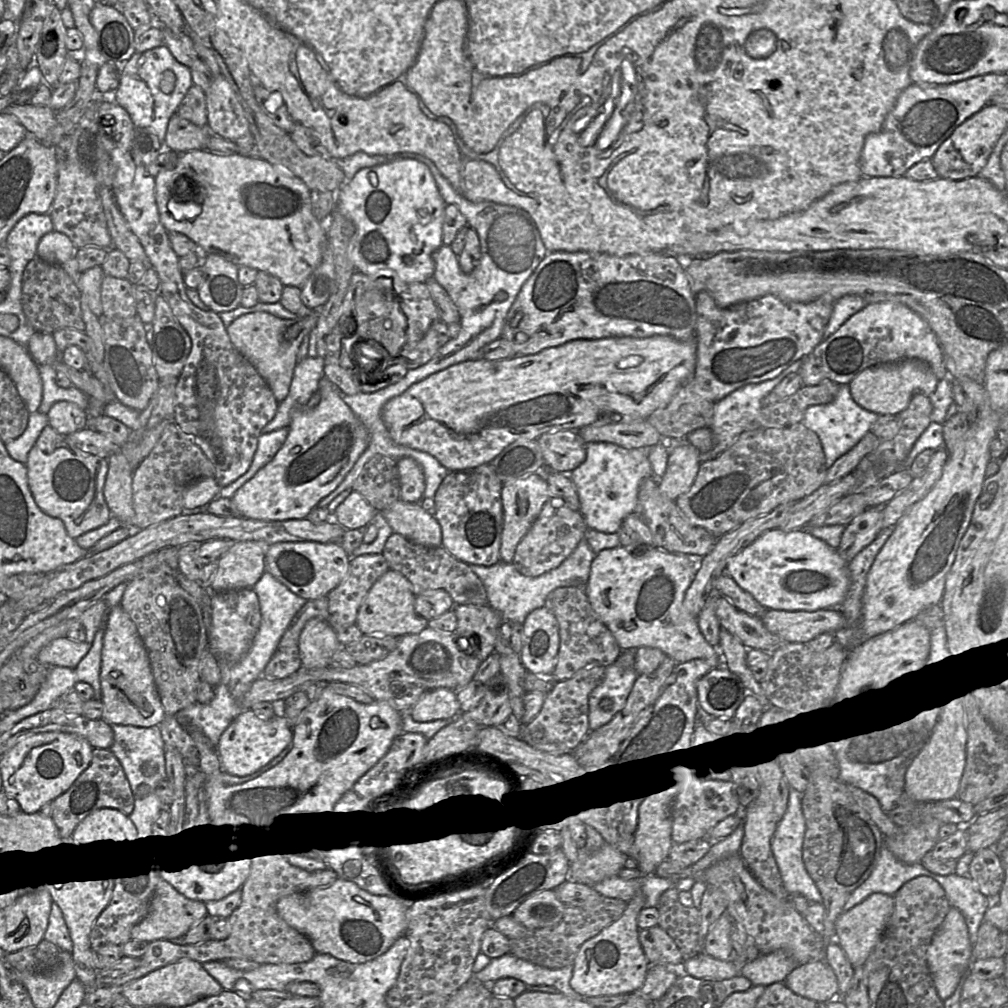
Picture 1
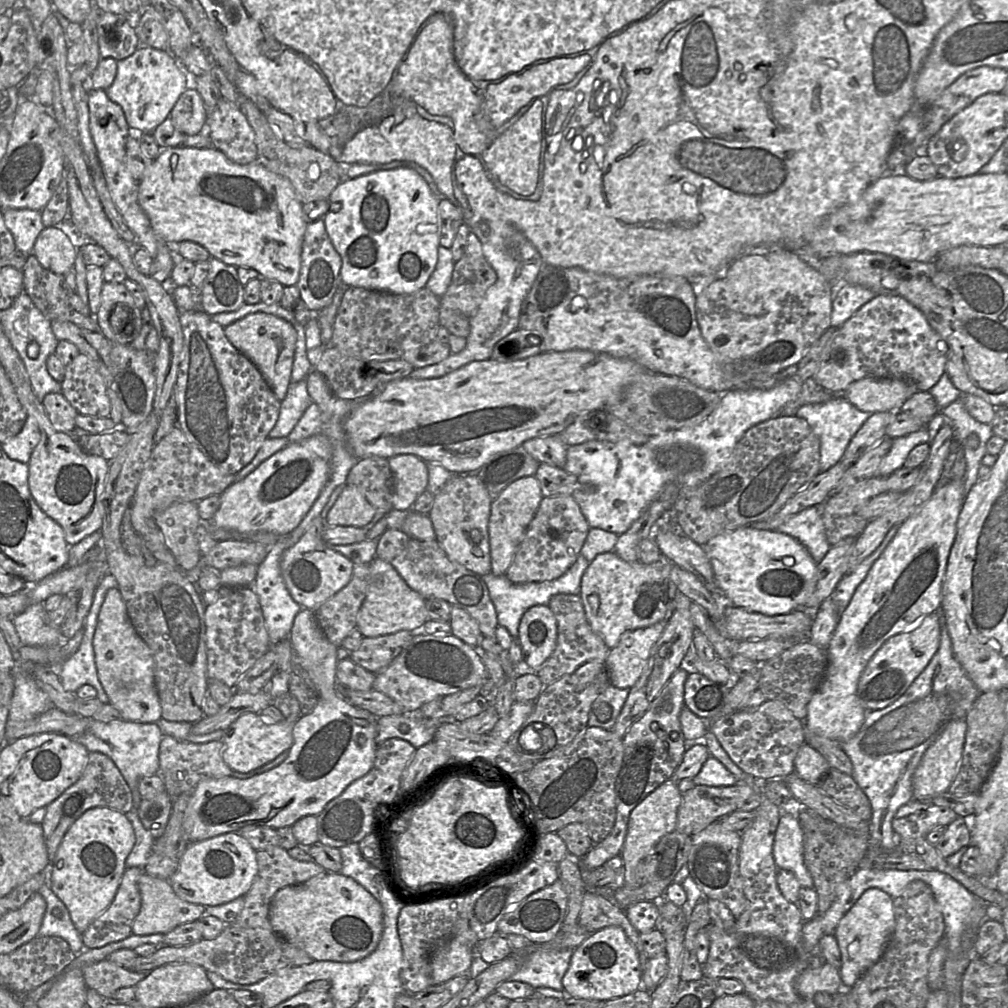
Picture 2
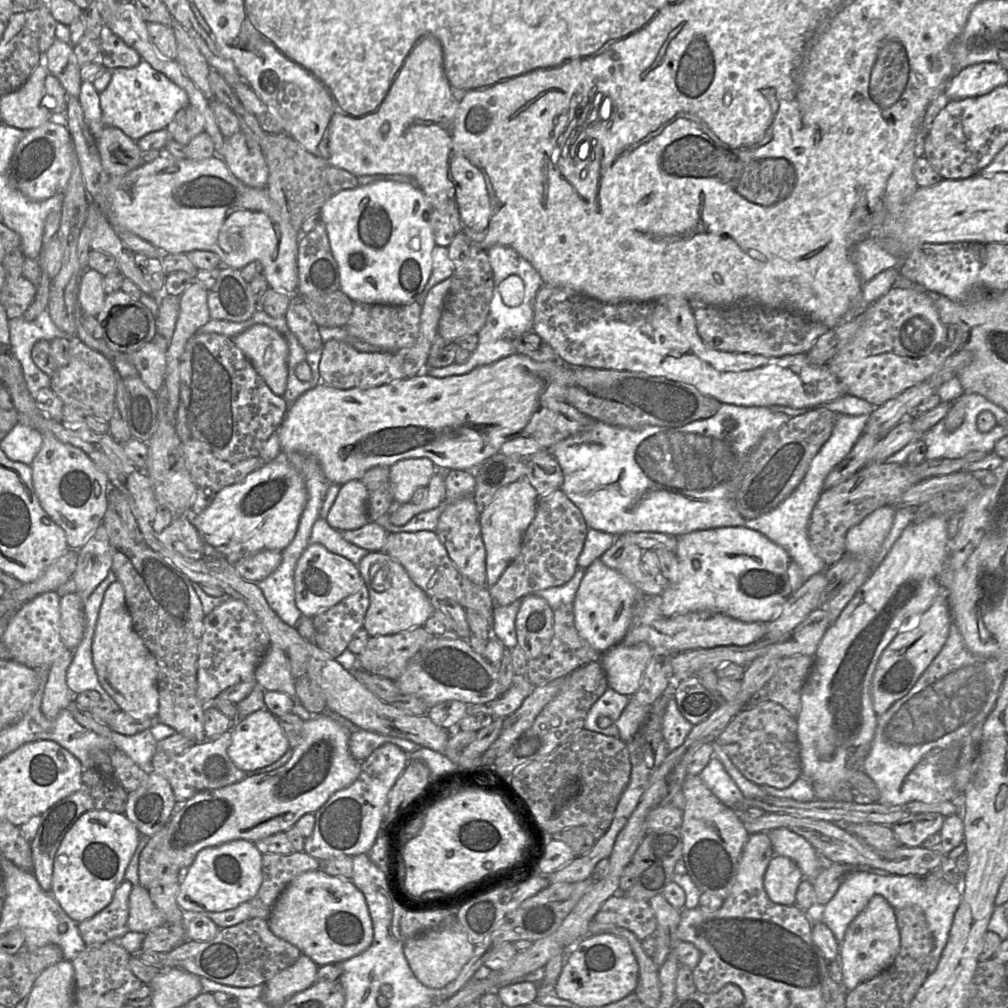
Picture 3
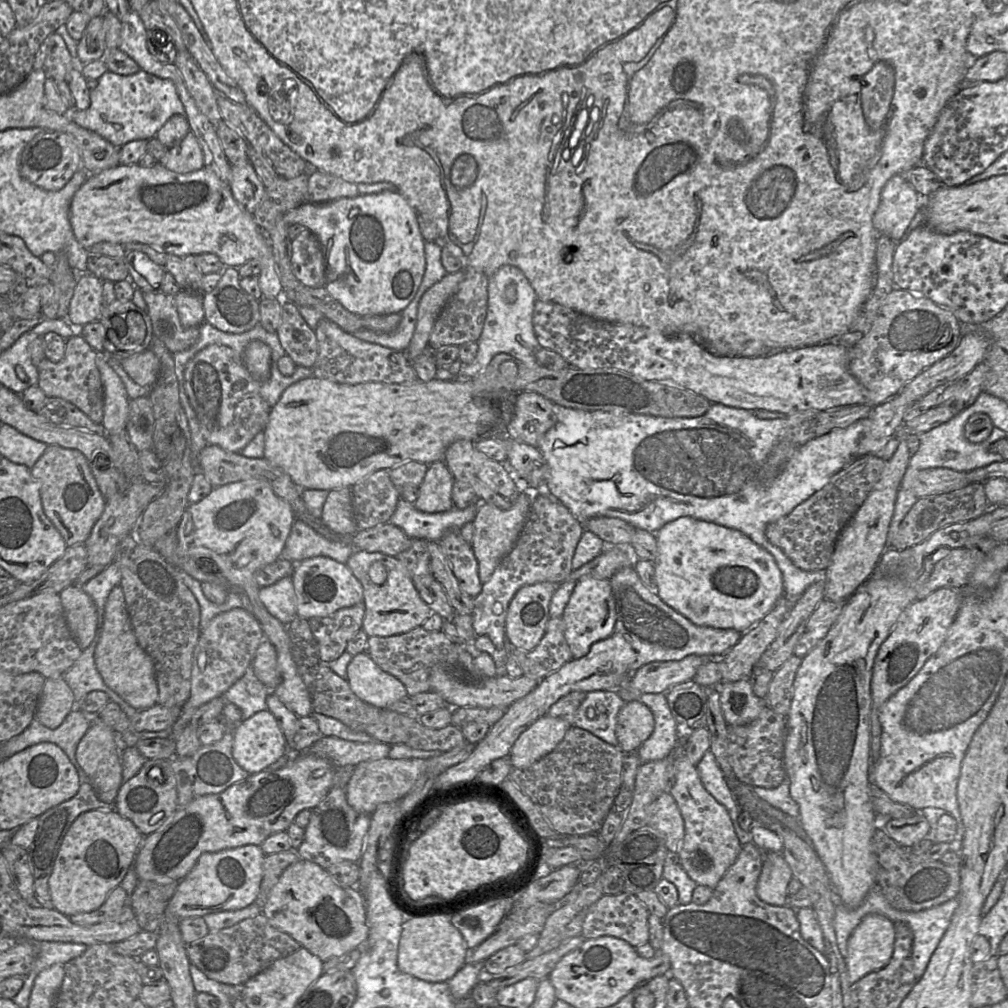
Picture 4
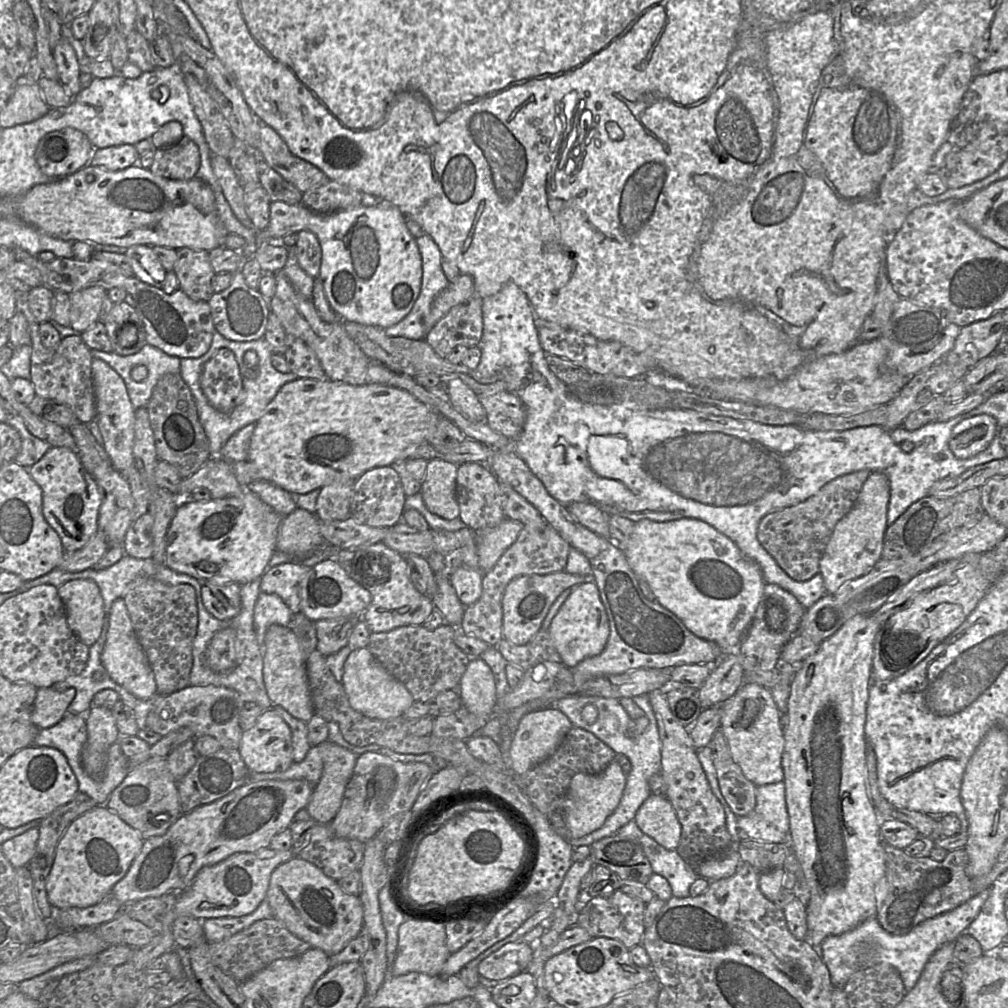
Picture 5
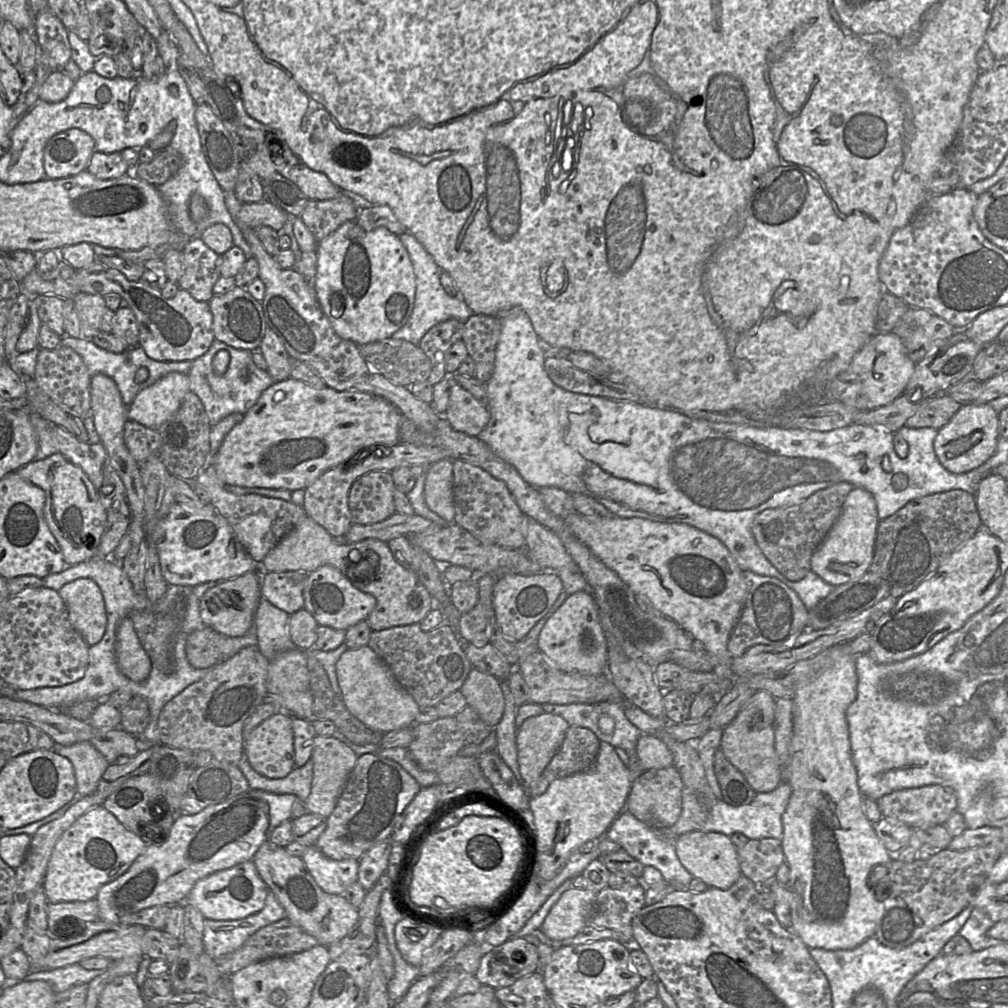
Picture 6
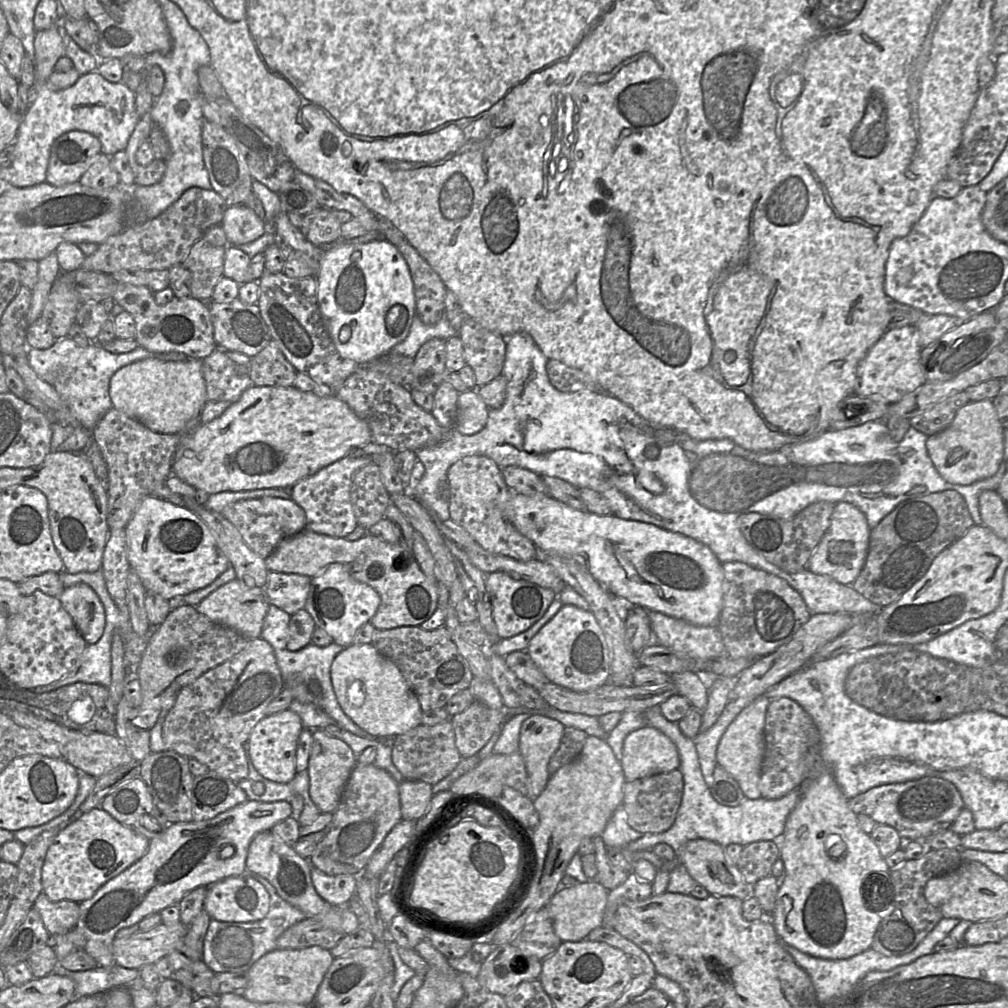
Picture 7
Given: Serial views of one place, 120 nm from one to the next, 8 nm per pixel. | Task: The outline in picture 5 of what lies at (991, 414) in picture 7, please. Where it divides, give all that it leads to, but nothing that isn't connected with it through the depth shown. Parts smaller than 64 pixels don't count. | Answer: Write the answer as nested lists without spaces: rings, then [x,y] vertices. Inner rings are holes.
[[[980,414],[965,418],[953,428],[949,448],[956,458],[970,458],[985,450],[998,430],[997,421],[991,415]]]

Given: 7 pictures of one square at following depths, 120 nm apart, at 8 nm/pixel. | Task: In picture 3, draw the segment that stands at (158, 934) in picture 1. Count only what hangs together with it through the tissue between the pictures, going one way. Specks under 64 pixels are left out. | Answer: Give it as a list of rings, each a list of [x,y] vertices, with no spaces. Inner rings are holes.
[[[139,884],[129,896],[128,928],[132,932],[148,933],[166,924],[165,915],[152,902],[149,891]]]

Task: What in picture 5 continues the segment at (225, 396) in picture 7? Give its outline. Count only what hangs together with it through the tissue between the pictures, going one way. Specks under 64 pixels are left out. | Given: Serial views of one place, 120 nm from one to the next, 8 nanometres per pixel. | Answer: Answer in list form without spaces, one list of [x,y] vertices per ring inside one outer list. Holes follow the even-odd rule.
[[[216,330],[209,349],[205,354],[198,358],[182,358],[180,361],[180,376],[189,387],[197,407],[199,421],[205,431],[209,442],[209,451],[211,456],[219,456],[219,453],[229,438],[238,430],[250,423],[256,423],[264,413],[268,404],[275,397],[279,389],[287,382],[293,381],[294,373],[282,373],[276,370],[271,363],[271,356],[274,354],[272,346],[263,337],[251,341],[233,341],[225,338]],[[220,348],[228,348],[234,354],[235,360],[239,365],[243,381],[244,400],[236,405],[229,412],[221,412],[214,408],[204,395],[200,386],[200,376],[204,364]],[[247,351],[254,351],[258,358],[256,367],[248,367],[244,361],[244,355]]]

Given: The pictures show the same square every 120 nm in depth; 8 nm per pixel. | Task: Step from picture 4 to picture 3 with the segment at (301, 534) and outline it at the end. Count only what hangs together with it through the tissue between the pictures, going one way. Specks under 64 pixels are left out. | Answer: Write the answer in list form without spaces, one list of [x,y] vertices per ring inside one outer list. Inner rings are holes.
[[[318,518],[313,524],[309,543],[321,544],[331,553],[340,555],[358,565],[361,559],[369,553],[344,539],[342,532],[329,526],[323,518]]]

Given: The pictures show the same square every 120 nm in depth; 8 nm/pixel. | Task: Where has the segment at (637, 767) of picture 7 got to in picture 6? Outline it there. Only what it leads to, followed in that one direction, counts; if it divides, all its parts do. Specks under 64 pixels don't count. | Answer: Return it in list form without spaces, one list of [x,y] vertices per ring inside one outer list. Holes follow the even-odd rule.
[[[642,734],[636,746],[641,771],[663,769],[673,765],[673,755],[665,742],[652,734]]]

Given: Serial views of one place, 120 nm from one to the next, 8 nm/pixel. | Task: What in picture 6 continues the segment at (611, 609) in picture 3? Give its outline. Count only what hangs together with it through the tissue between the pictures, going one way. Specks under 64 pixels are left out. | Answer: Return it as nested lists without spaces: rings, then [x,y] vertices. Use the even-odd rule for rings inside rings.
[[[587,589],[569,595],[548,618],[536,639],[538,651],[559,670],[585,675],[607,672],[607,642],[601,625],[599,609],[592,593]]]

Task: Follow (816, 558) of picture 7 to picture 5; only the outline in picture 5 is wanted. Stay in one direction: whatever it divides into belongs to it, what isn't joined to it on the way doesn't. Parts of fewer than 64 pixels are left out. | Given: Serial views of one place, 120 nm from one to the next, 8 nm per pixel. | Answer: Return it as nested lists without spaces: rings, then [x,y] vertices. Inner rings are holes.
[[[872,472],[864,482],[852,509],[836,524],[819,563],[826,593],[834,594],[849,582],[865,575],[881,558],[883,541],[887,524],[887,510],[890,499],[888,477],[882,472]]]

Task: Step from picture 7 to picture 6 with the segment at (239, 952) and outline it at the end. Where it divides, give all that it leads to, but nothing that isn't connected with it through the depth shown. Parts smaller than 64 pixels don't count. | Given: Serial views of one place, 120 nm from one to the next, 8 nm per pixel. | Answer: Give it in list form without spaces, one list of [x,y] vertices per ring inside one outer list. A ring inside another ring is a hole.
[[[269,890],[262,910],[239,920],[204,920],[205,952],[217,959],[239,948],[260,928],[287,918],[285,909]]]

